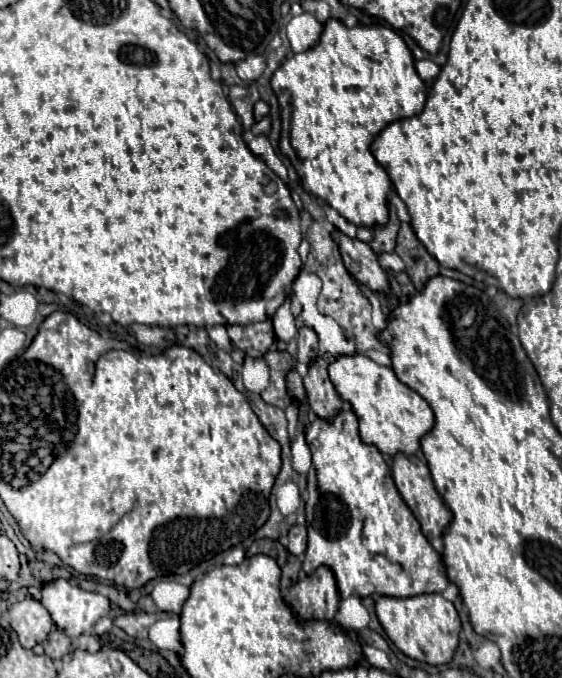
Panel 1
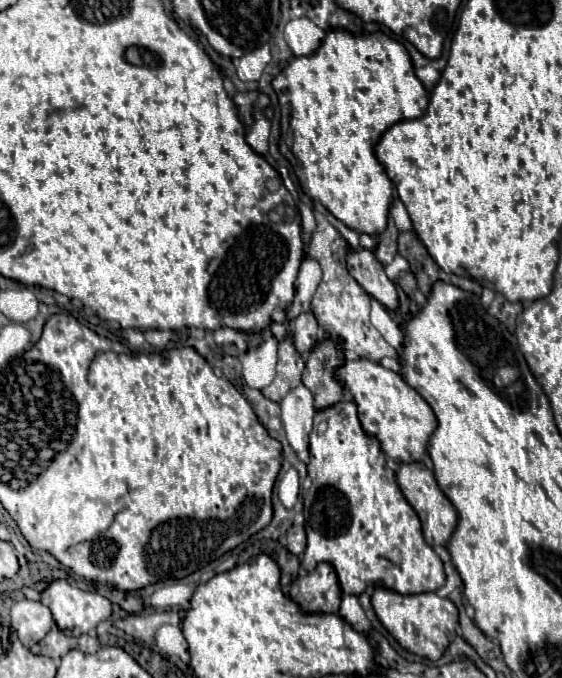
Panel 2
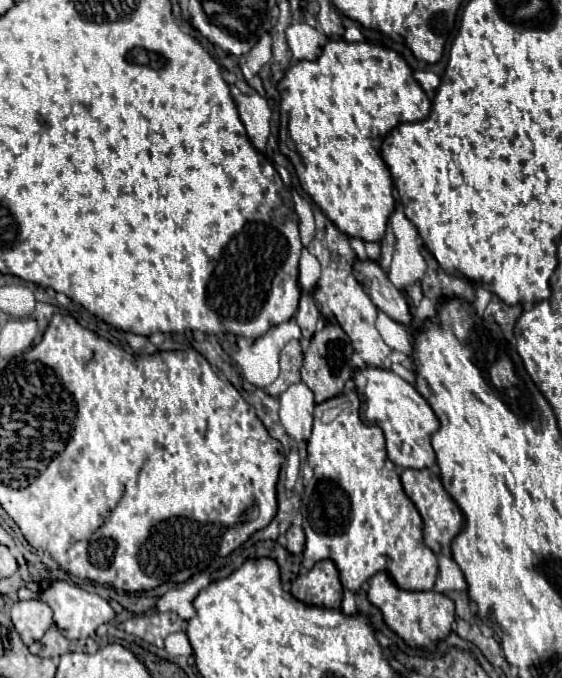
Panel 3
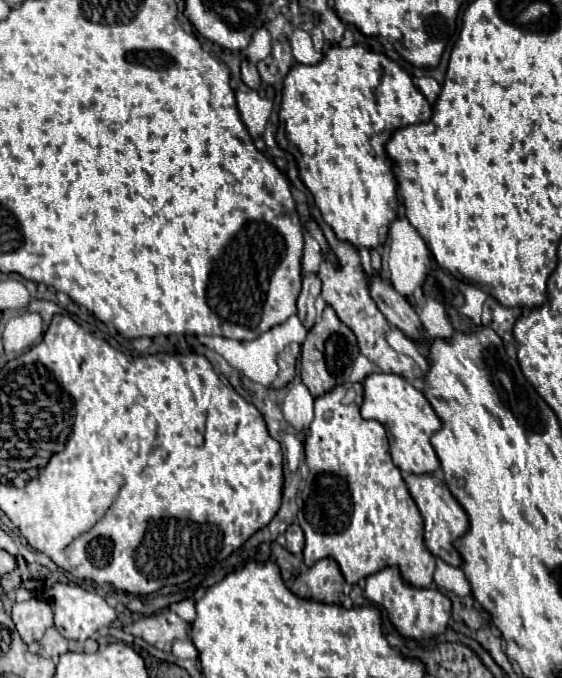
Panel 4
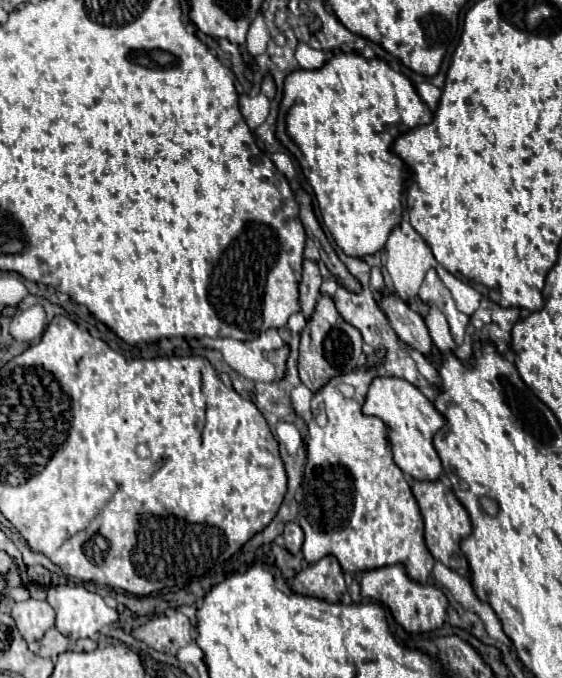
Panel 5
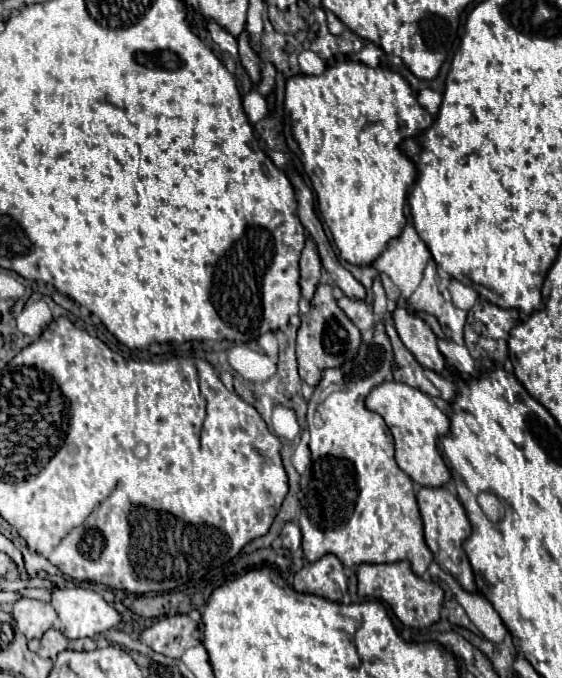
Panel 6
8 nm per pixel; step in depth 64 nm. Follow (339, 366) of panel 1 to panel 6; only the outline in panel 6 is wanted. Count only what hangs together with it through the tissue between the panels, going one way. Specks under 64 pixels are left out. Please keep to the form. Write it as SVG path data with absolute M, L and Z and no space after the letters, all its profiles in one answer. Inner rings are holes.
M384 382L370 392L366 406L386 420L396 442L396 462L418 486L438 488L450 480L450 470L436 448L438 436L450 432L450 420L424 392L402 382Z

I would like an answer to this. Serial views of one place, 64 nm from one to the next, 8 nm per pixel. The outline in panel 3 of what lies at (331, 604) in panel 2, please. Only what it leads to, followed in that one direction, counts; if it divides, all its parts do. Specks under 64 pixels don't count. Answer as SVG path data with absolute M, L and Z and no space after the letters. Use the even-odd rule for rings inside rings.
M332 560L316 562L314 568L308 574L298 576L290 588L290 592L304 604L324 608L340 608L342 590L338 568Z

